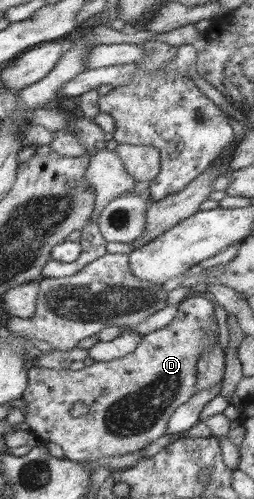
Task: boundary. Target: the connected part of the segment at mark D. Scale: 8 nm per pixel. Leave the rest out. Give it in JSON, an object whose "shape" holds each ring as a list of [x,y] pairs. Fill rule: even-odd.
{"shape":[[[201,295],[197,298],[186,298],[180,302],[175,319],[160,330],[144,336],[136,350],[124,358],[108,362],[95,361],[80,370],[31,367],[27,373],[29,386],[21,396],[27,404],[24,418],[29,432],[34,434],[41,444],[52,442],[62,447],[66,458],[78,462],[142,451],[165,434],[173,412],[194,396],[197,362],[209,346],[201,330],[207,326],[217,328],[213,302]],[[76,402],[83,402],[89,409],[86,414],[74,418],[69,415],[69,410]]]}

